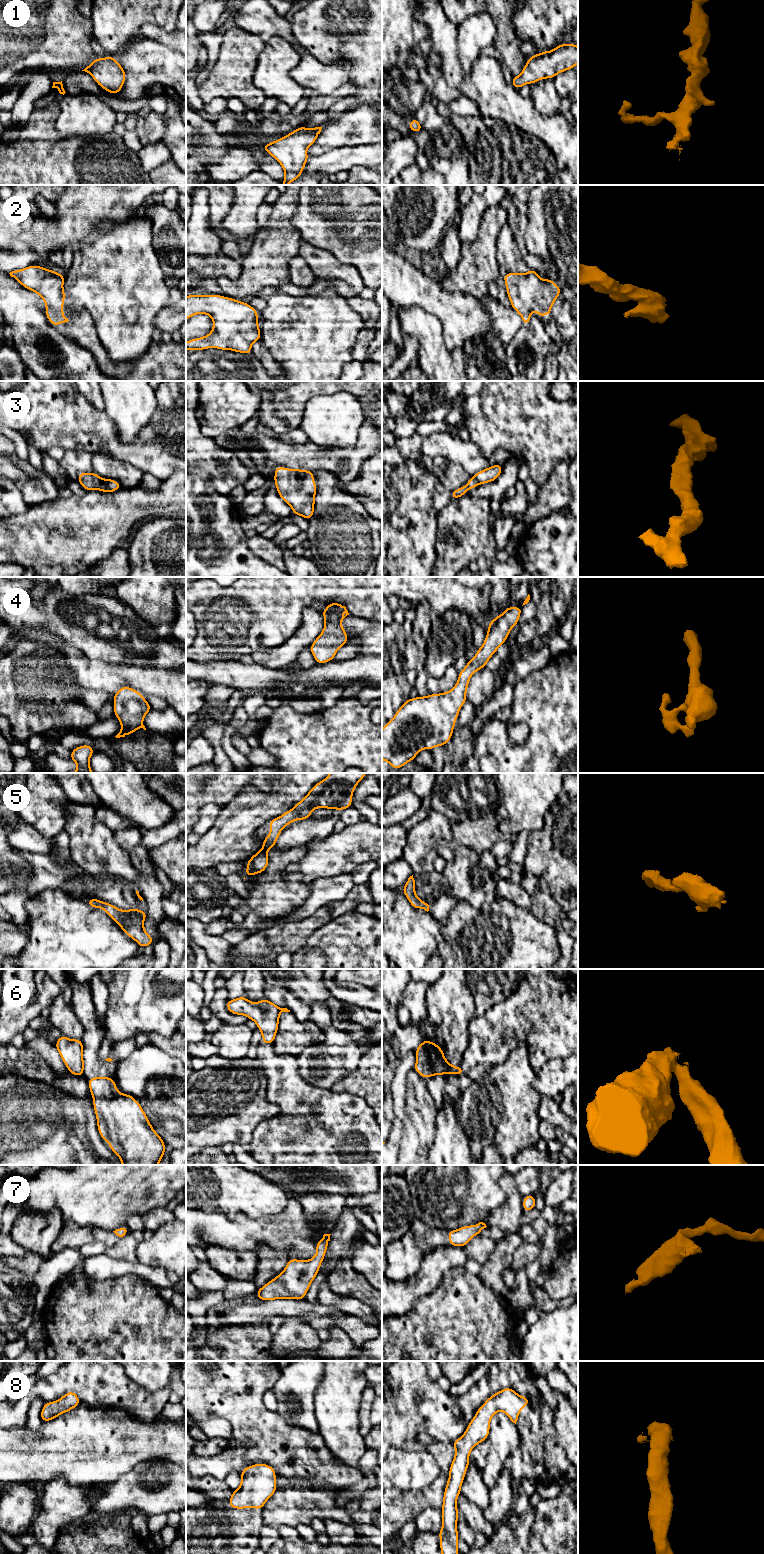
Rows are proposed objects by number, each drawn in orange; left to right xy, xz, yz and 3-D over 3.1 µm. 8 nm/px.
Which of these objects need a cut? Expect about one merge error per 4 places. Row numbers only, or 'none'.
6

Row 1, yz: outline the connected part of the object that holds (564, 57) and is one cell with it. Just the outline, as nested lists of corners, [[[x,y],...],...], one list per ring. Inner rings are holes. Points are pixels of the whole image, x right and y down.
[[[572,42],[558,44],[551,51],[543,51],[528,58],[520,76],[513,76],[510,82],[514,88],[520,89],[525,84],[534,84],[539,80],[554,77],[578,64],[578,46]]]

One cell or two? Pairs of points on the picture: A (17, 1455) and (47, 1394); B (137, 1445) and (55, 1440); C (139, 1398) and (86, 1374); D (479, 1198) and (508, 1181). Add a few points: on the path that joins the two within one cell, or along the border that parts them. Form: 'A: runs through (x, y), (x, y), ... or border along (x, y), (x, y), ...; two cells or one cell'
A: border along (25, 1424), (10, 1429); two cells
B: runs through (117, 1444), (75, 1444); one cell
C: runs through (126, 1395), (115, 1391), (102, 1378), (99, 1378); one cell
D: border along (503, 1175), (499, 1184), (506, 1199), (495, 1208); two cells

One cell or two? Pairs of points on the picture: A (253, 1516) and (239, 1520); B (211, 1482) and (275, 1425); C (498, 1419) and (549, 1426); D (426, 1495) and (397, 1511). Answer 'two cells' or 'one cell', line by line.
A: one cell
B: two cells
C: two cells
D: one cell

